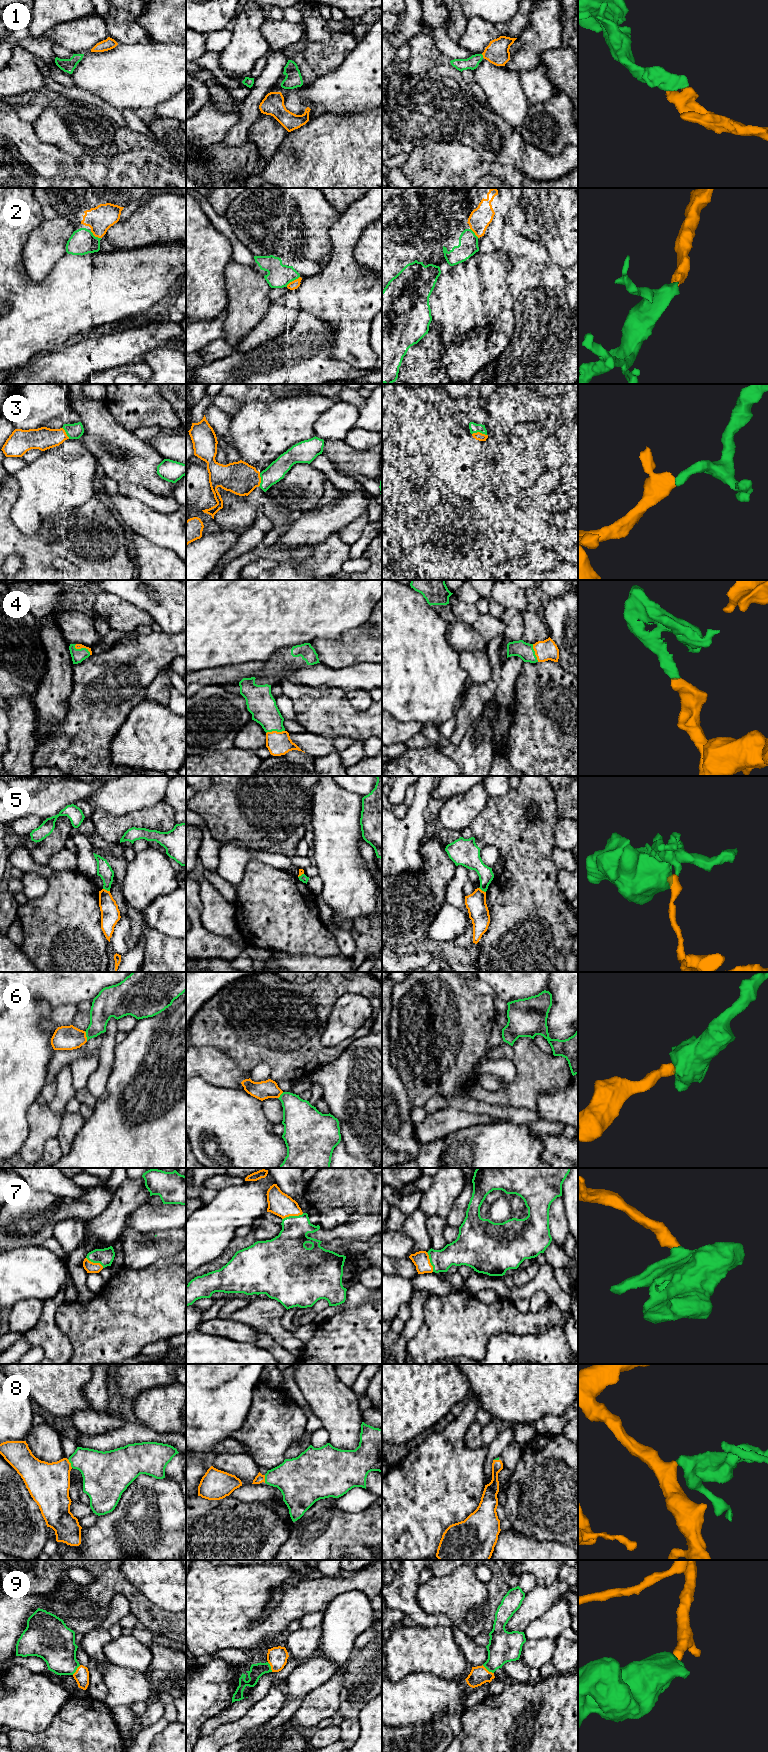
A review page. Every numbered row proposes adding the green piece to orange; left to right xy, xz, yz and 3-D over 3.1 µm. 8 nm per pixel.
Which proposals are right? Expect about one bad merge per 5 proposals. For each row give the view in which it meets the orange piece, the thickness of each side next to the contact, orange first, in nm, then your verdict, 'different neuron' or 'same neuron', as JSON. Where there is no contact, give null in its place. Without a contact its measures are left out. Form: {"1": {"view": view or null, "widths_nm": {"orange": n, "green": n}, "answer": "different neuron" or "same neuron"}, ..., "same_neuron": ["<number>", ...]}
{"1": {"view": "yz", "widths_nm": {"orange": 190, "green": 100}, "answer": "same neuron"}, "2": {"view": "xz", "widths_nm": {"orange": 70, "green": 190}, "answer": "same neuron"}, "3": {"view": "yz", "widths_nm": {"orange": 70, "green": 80}, "answer": "same neuron"}, "4": {"view": "xy", "widths_nm": {"orange": 50, "green": 110}, "answer": "same neuron"}, "5": {"view": "xy", "widths_nm": {"orange": 160, "green": 120}, "answer": "different neuron"}, "6": {"view": "xy", "widths_nm": {"orange": 190, "green": 180}, "answer": "same neuron"}, "7": {"view": "xz", "widths_nm": {"orange": 190, "green": 260}, "answer": "same neuron"}, "8": {"view": "xy", "widths_nm": {"orange": 340, "green": 300}, "answer": "same neuron"}, "9": {"view": "yz", "widths_nm": {"orange": 150, "green": 240}, "answer": "same neuron"}, "same_neuron": ["1", "2", "3", "4", "6", "7", "8", "9"]}

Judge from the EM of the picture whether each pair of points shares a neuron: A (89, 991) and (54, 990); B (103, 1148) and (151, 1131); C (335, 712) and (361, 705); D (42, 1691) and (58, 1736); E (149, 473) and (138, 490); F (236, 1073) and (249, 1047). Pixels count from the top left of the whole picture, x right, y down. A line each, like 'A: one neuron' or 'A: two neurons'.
A: one neuron
B: one neuron
C: two neurons
D: two neurons
E: two neurons
F: two neurons

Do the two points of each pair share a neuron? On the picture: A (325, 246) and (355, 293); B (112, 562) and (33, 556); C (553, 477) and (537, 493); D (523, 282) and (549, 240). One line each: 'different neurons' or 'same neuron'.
A: different neurons
B: same neuron
C: same neuron
D: different neurons

